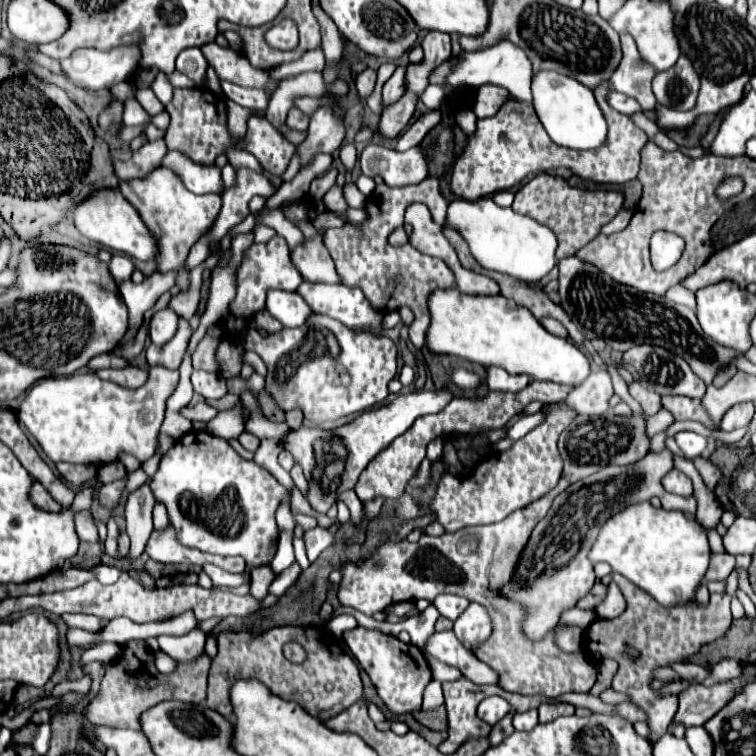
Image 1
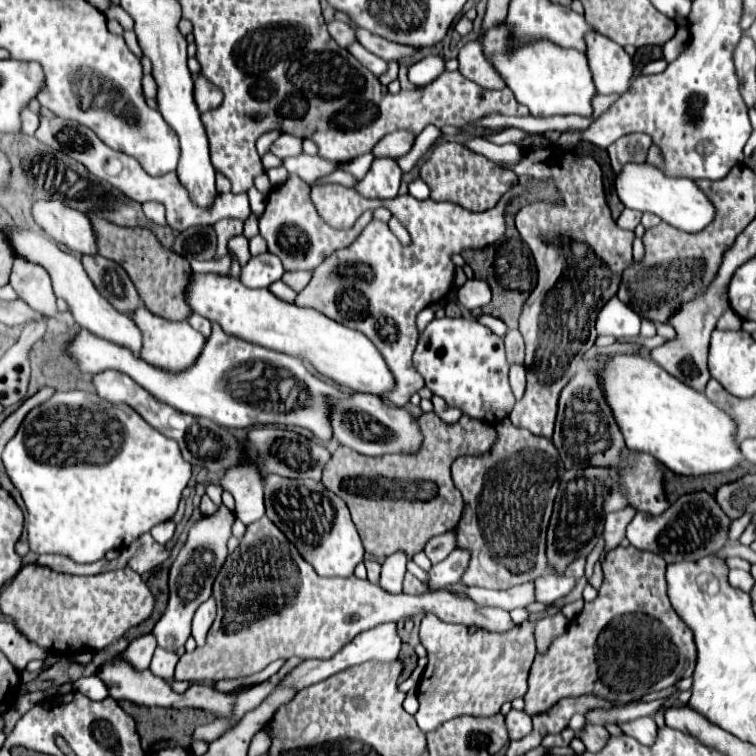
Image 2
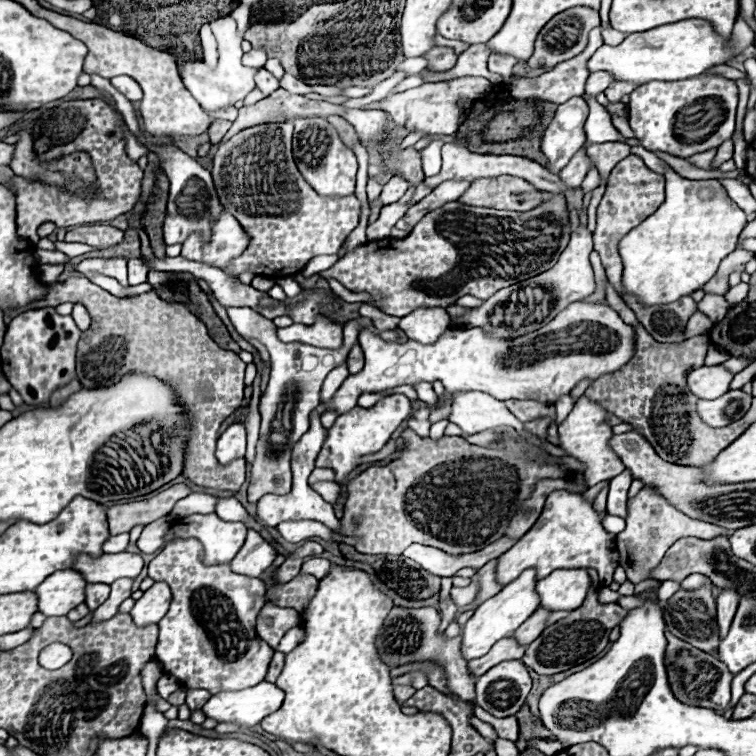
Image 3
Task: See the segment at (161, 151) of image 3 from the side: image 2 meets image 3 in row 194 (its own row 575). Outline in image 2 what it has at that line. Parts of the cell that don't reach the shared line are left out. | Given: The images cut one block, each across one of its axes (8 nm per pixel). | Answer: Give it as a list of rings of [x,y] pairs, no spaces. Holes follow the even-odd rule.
[[[224,504],[210,516],[202,516],[192,524],[188,530],[188,538],[182,544],[178,556],[174,558],[170,566],[170,600],[168,606],[154,626],[154,634],[158,640],[158,646],[166,650],[178,650],[184,646],[186,638],[190,636],[190,622],[196,612],[196,608],[210,598],[212,594],[212,584],[228,556],[228,538],[232,536],[232,524],[236,522],[236,514],[228,510]]]

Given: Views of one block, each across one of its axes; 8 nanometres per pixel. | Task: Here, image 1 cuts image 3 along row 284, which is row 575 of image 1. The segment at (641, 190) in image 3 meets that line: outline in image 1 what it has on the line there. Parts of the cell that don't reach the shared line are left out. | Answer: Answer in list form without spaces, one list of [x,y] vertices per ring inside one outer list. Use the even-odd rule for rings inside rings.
[[[612,574],[614,582],[622,590],[628,606],[624,614],[620,614],[614,620],[600,620],[596,618],[590,628],[584,632],[584,646],[588,648],[590,658],[596,658],[600,662],[602,658],[614,658],[620,668],[614,676],[612,688],[630,694],[632,702],[640,706],[648,714],[648,726],[652,730],[650,742],[654,744],[658,738],[666,734],[666,728],[676,716],[678,710],[678,698],[668,696],[656,696],[656,692],[650,688],[652,670],[656,666],[668,666],[670,662],[684,662],[688,656],[696,654],[702,644],[708,644],[720,636],[726,634],[732,622],[730,614],[730,596],[728,594],[710,594],[710,600],[706,606],[692,600],[690,604],[676,604],[674,608],[662,608],[648,592],[632,584],[620,574]],[[628,648],[634,648],[640,656],[630,658],[626,654]]]

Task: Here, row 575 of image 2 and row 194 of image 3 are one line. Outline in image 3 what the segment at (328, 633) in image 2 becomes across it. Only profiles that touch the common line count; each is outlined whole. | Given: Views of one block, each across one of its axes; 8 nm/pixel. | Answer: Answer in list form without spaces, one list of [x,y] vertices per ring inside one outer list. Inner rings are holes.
[[[282,122],[274,126],[252,126],[250,130],[238,132],[234,138],[230,138],[230,142],[224,142],[214,158],[212,178],[218,190],[218,198],[226,212],[234,214],[234,218],[238,218],[242,228],[250,234],[248,250],[242,256],[238,256],[230,266],[230,272],[234,274],[240,274],[244,270],[252,270],[258,276],[270,278],[296,274],[314,256],[336,254],[342,248],[348,234],[358,226],[360,202],[354,194],[350,198],[322,198],[298,174],[290,148],[292,130],[292,122]]]

